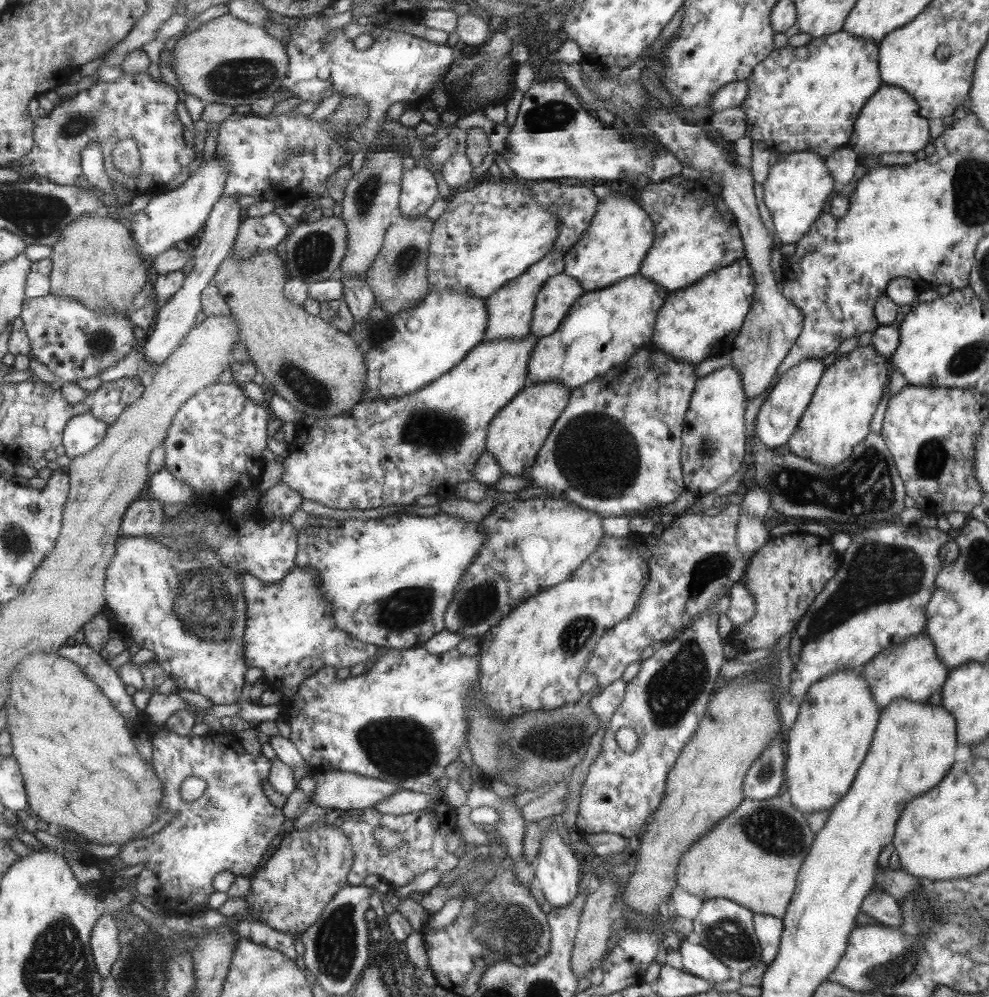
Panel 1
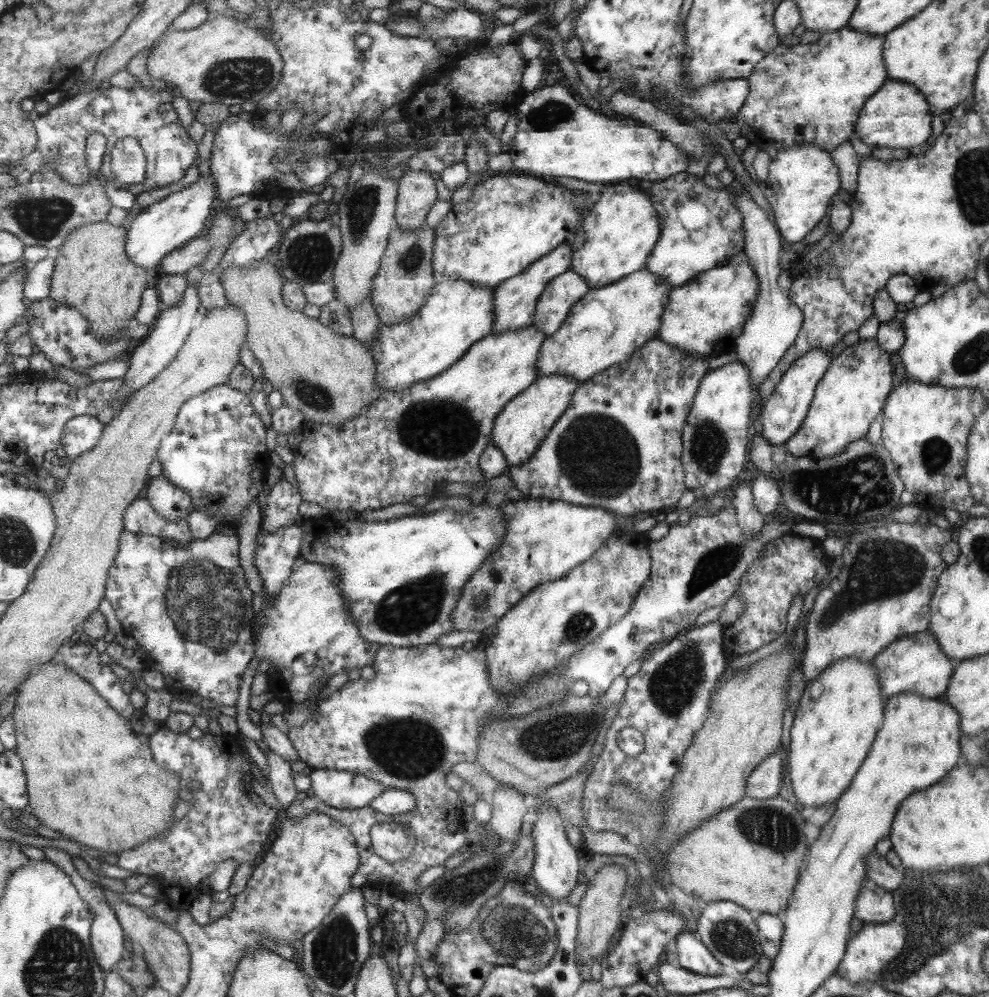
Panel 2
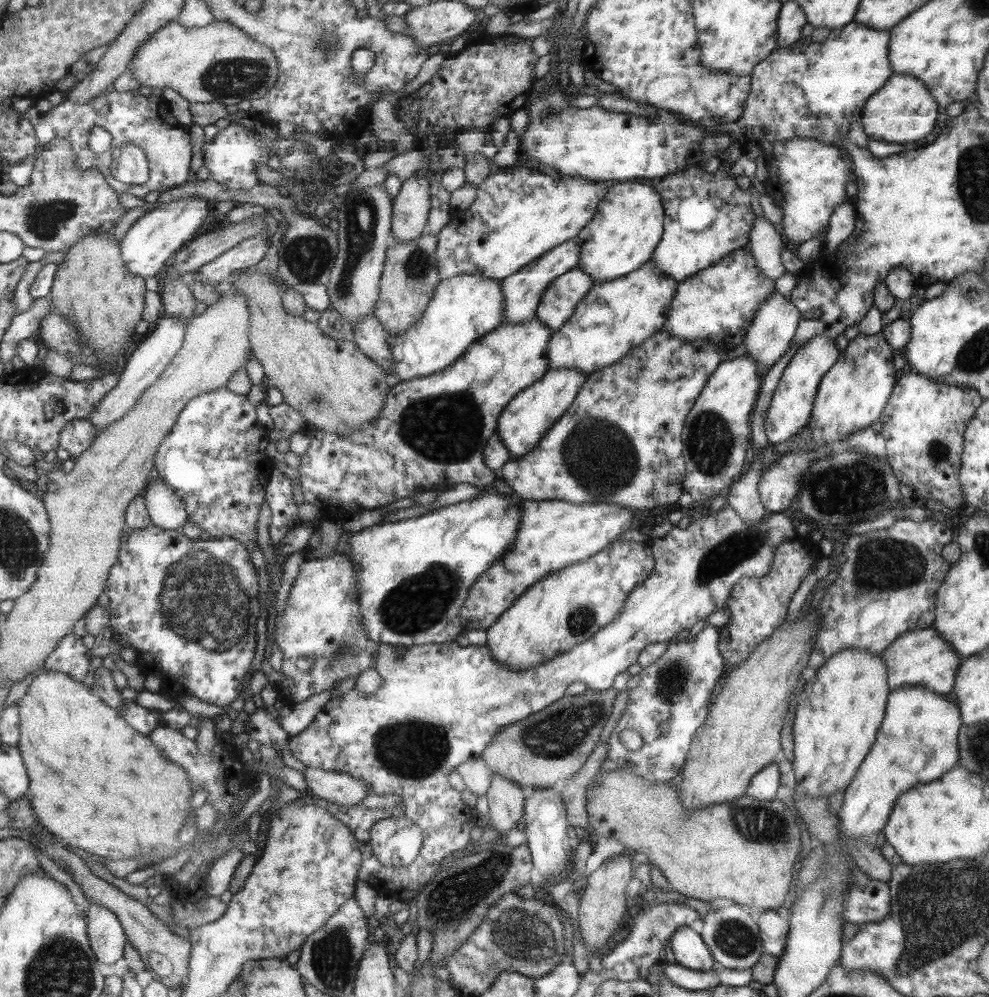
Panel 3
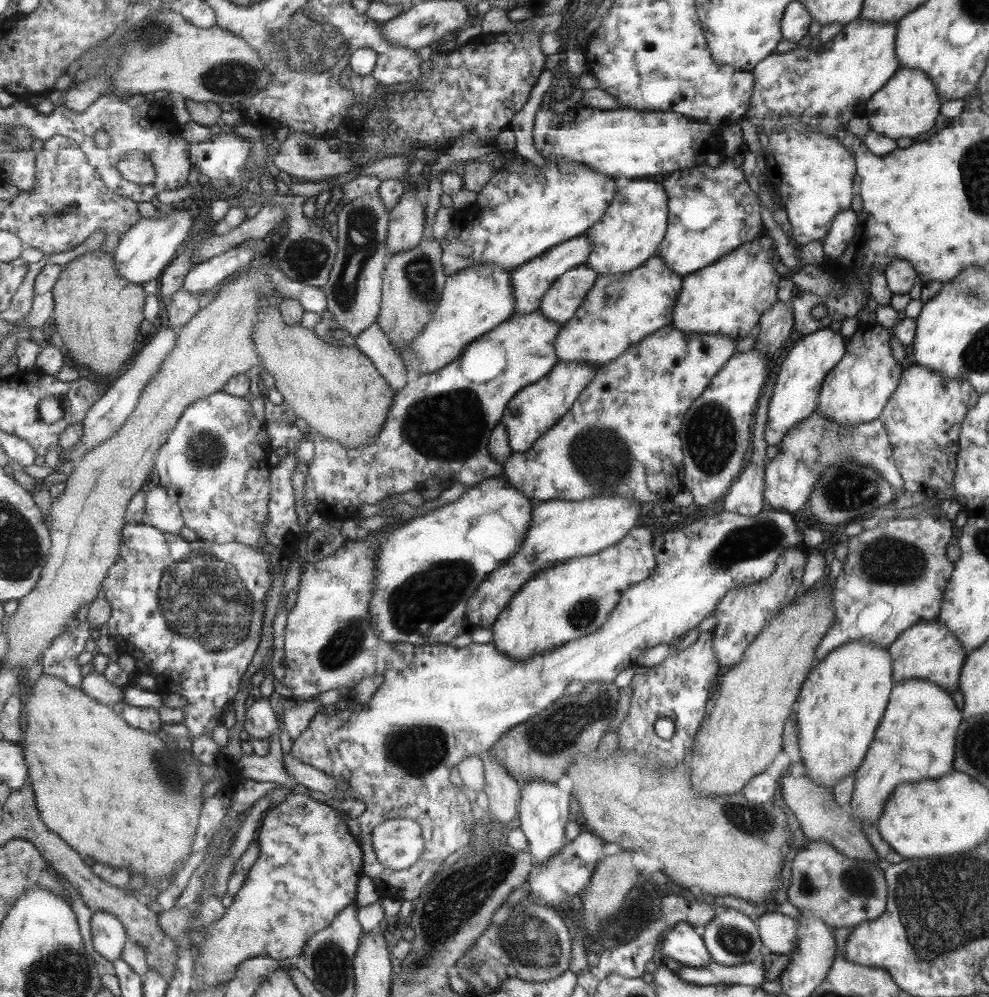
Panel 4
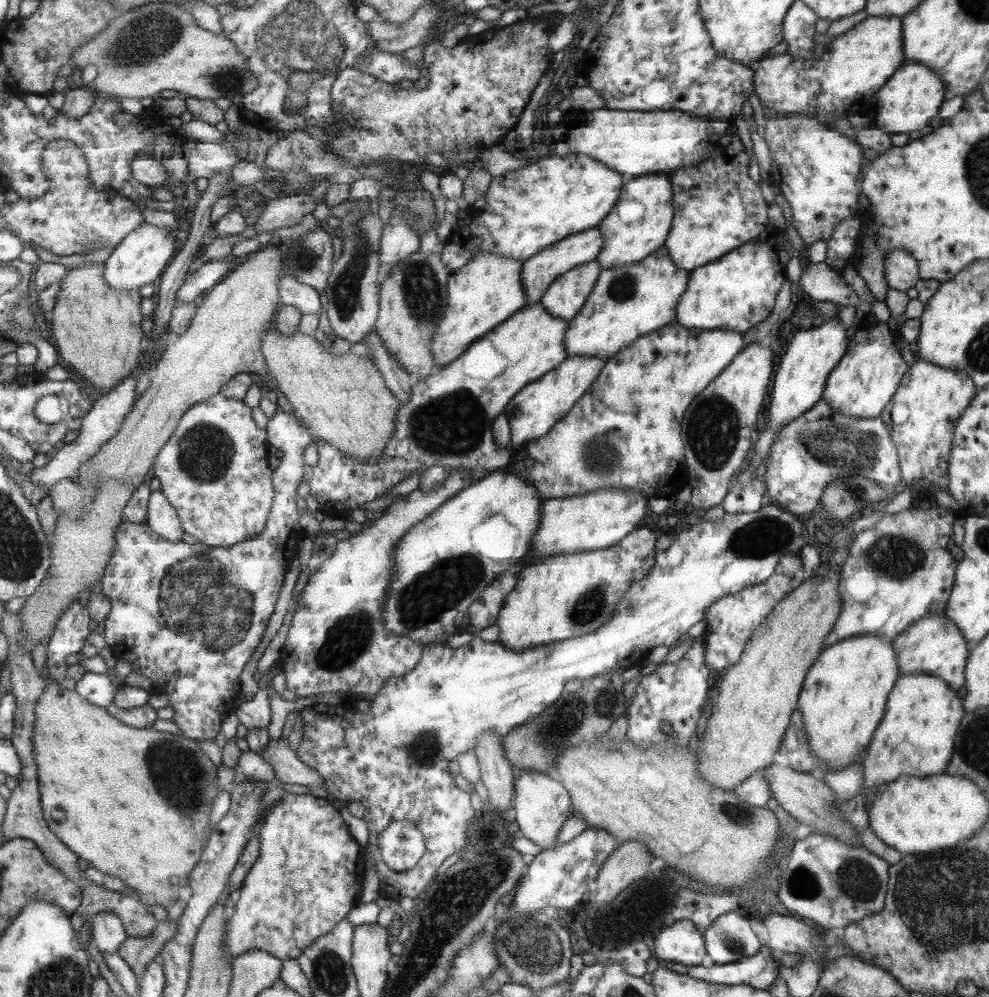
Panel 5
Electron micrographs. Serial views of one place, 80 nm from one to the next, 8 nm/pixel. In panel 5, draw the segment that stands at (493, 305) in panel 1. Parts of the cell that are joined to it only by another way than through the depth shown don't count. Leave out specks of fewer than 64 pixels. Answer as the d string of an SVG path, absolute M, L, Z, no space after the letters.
M591 227L586 231L579 231L573 235L567 235L565 239L558 240L557 243L542 248L537 254L525 260L522 263L520 277L522 278L522 284L527 296L526 306L539 303L539 299L542 298L542 294L547 290L547 287L559 275L570 271L573 267L578 267L579 264L597 260L603 244L604 236L602 232L597 227Z

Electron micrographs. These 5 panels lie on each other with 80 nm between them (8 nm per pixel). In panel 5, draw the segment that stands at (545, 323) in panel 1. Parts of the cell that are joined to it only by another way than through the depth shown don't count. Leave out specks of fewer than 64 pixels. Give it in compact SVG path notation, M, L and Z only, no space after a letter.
M597 261L579 264L554 279L539 299L547 312L569 322L579 311L601 274Z

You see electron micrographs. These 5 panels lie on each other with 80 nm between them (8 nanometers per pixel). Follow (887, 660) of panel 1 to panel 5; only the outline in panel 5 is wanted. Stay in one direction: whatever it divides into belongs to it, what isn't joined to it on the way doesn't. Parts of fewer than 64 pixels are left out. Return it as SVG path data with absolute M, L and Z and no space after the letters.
M925 615L901 631L892 642L899 664L900 678L909 673L929 673L931 676L941 677L955 691L962 691L965 687L969 650L963 632L947 616Z

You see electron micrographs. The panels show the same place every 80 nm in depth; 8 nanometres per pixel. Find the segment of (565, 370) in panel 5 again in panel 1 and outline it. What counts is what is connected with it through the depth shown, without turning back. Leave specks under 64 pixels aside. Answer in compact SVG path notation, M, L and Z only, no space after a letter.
M557 381L524 386L490 422L486 439L486 452L495 457L502 475L523 476L535 462L535 456L545 442L550 428L565 410L570 391Z

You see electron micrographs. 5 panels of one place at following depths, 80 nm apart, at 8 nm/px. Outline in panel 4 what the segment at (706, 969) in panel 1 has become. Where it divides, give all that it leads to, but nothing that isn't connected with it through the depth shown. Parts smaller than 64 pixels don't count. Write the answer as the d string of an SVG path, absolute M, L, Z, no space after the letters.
M689 923L675 924L661 939L661 962L664 958L679 963L682 966L703 968L709 960L709 950L705 950L705 942L701 936L689 926Z

